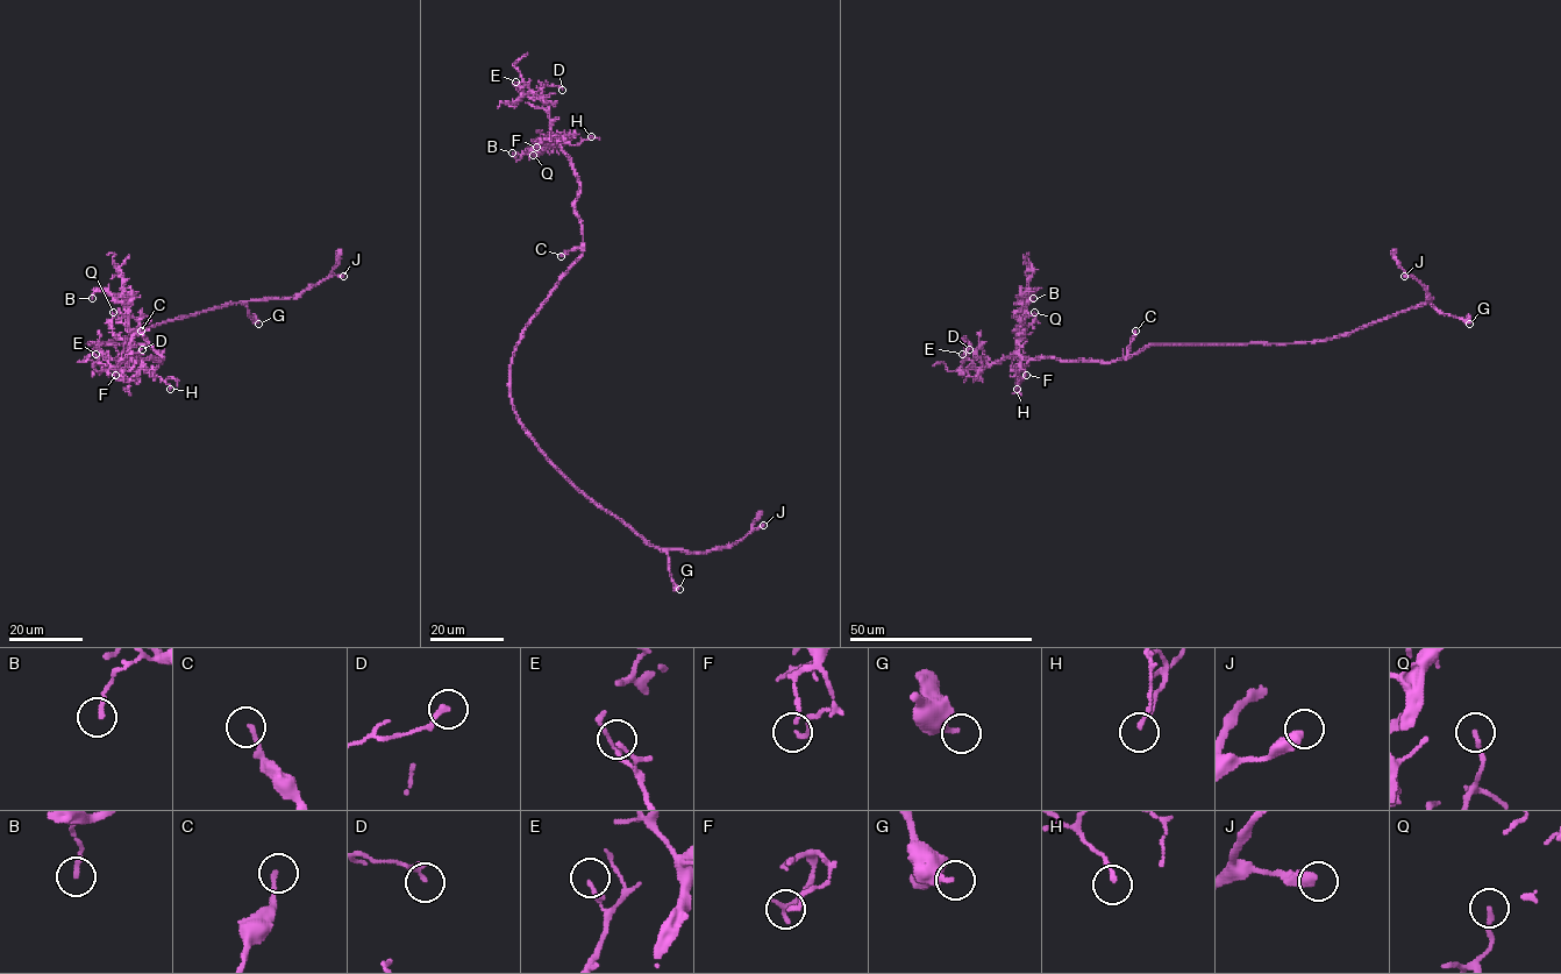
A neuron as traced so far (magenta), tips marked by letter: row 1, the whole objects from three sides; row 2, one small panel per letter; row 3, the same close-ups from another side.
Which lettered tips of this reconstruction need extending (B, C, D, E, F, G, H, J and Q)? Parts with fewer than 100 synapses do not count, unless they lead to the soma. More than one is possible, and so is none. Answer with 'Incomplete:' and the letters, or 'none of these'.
Incomplete: none of these

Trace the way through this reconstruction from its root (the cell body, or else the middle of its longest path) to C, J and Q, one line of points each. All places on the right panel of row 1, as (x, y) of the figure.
C: (1253, 343), (1150, 343), (1128, 355), (1135, 331)
J: (1253, 343), (1337, 339), (1432, 298), (1416, 279), (1404, 276)
Q: (1253, 343), (1150, 343), (1133, 356), (1106, 362), (1025, 357), (1018, 353), (1017, 342), (1033, 324), (1034, 312)

